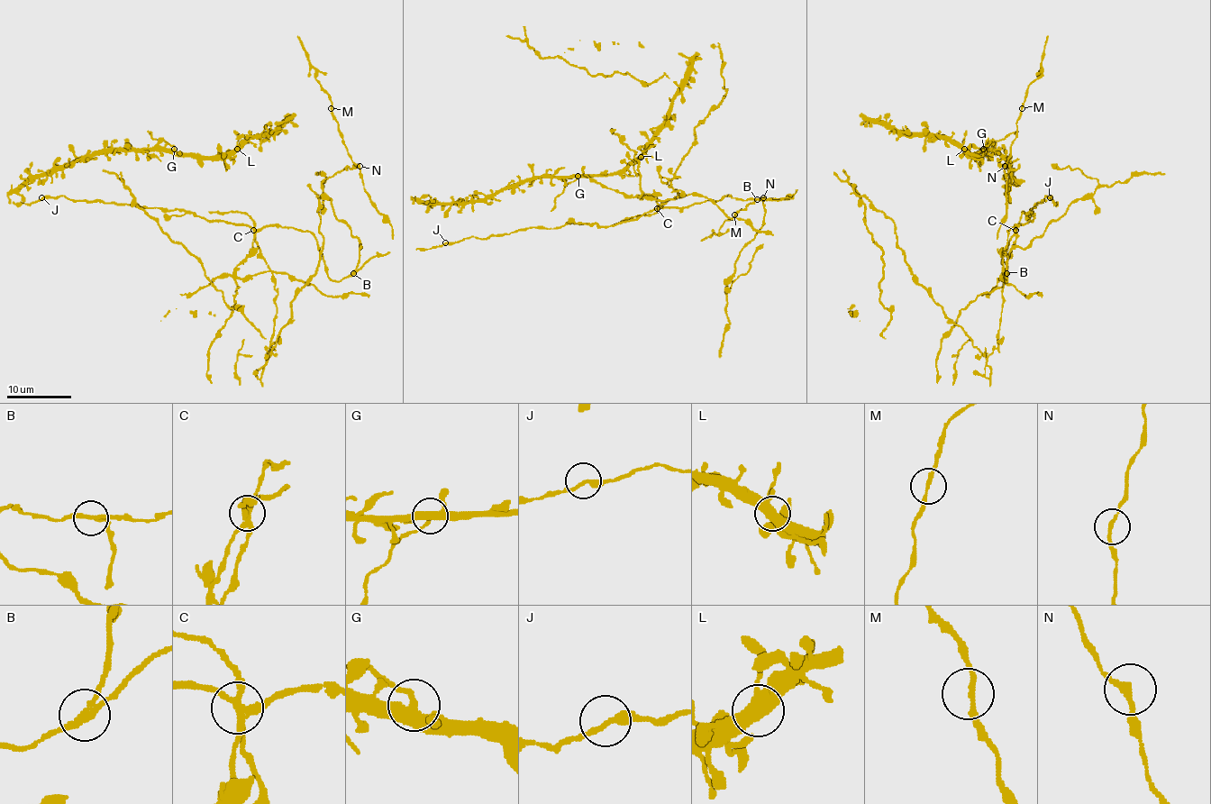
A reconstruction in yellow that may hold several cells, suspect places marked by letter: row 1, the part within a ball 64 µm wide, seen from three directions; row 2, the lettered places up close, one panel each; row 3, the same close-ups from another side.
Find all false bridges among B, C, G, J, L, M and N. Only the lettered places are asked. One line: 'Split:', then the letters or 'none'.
Split: B, C, G

